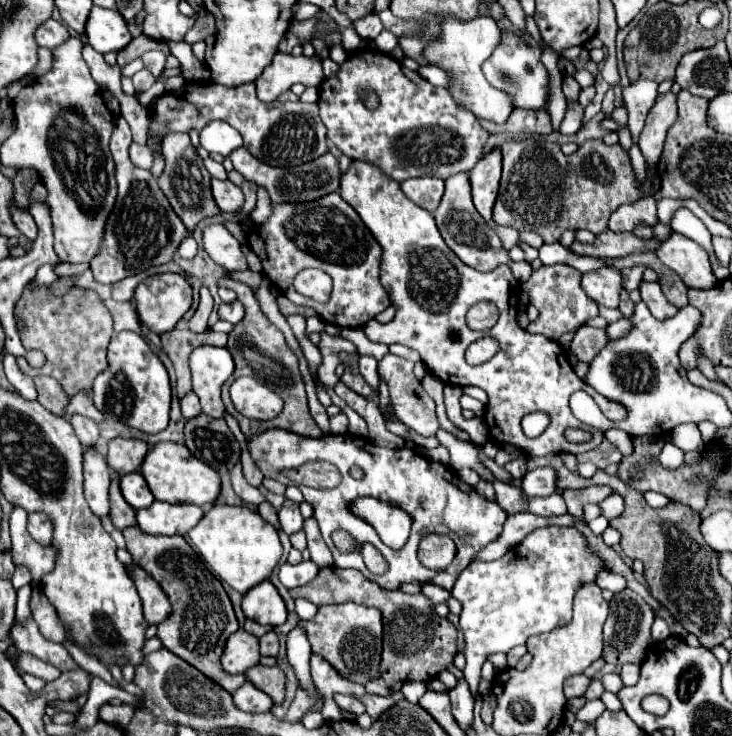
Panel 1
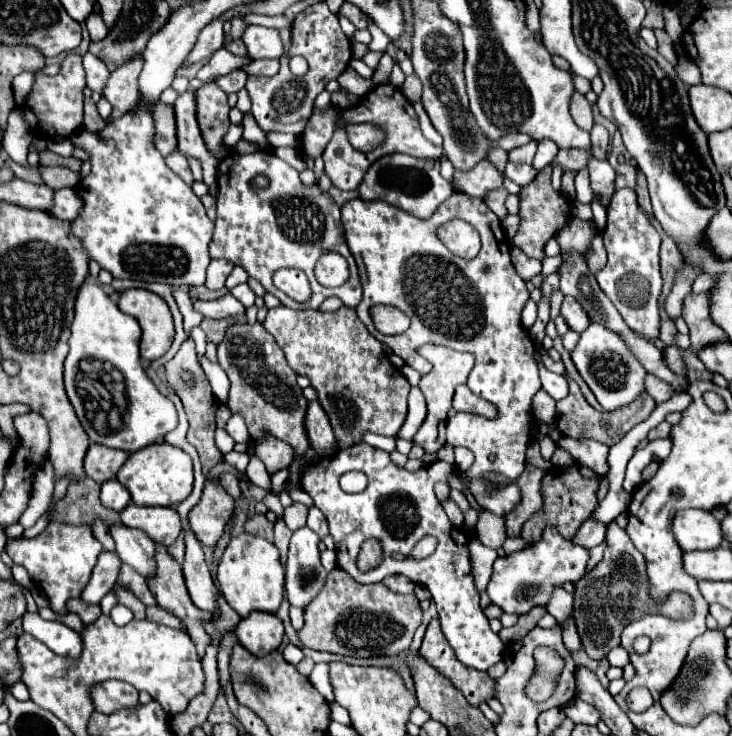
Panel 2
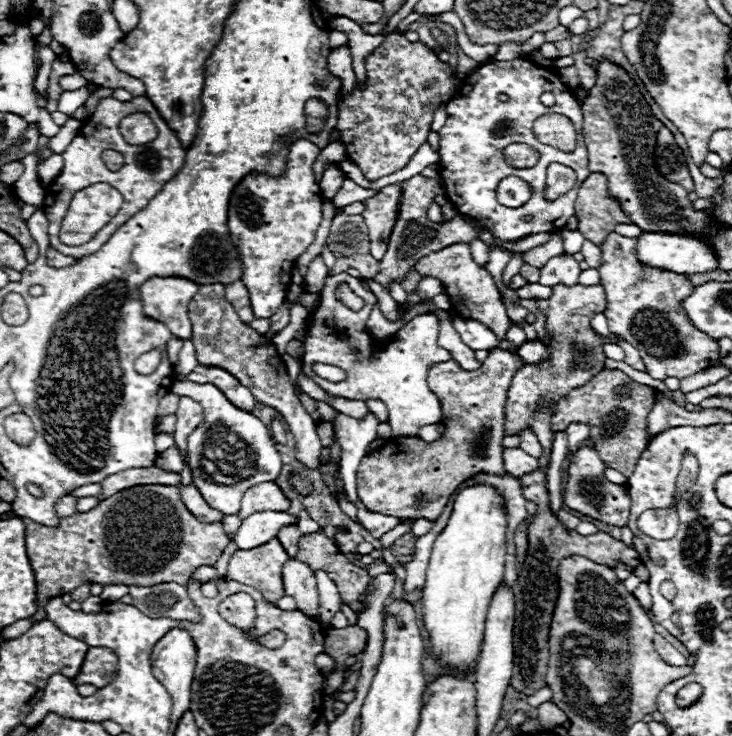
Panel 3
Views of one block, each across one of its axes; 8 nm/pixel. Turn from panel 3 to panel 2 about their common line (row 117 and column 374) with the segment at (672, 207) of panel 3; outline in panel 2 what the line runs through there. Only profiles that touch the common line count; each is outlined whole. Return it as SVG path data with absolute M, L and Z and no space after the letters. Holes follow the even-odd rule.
M340 568L328 574L328 580L316 600L304 612L304 626L298 638L312 650L326 650L342 656L398 654L410 646L414 630L422 620L422 608L416 594L396 594L382 582L358 584Z

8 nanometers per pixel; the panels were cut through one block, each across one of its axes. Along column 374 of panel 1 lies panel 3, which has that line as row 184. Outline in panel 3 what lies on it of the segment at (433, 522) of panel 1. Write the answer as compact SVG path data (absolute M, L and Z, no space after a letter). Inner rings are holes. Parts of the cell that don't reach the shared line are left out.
M518 56L508 62L498 62L492 60L480 70L472 72L468 78L464 78L460 94L456 94L448 106L448 120L440 128L440 178L446 186L446 198L456 204L454 208L478 220L488 232L492 232L496 238L504 242L516 242L522 240L530 234L538 232L552 232L563 228L566 220L574 214L574 202L578 196L578 188L582 182L590 176L588 170L588 154L586 146L582 142L582 112L580 104L576 98L570 94L568 86L560 80L558 72L548 70L548 68L538 68L530 58ZM544 92L552 92L556 96L554 106L544 106L540 102L540 96ZM498 94L508 94L510 100L502 102L498 100ZM544 114L562 114L572 120L578 138L576 138L576 148L572 152L562 152L558 148L540 144L532 132L532 124L536 118ZM522 142L540 152L540 160L536 168L514 168L506 162L504 158L504 148L508 144ZM552 162L560 162L570 166L574 172L578 172L576 184L572 190L566 194L558 196L556 200L546 200L544 198L544 188L546 188L546 168ZM506 176L520 176L534 188L534 196L520 208L508 208L502 206L496 200L496 188L498 182ZM524 216L530 216L530 220L522 220Z

